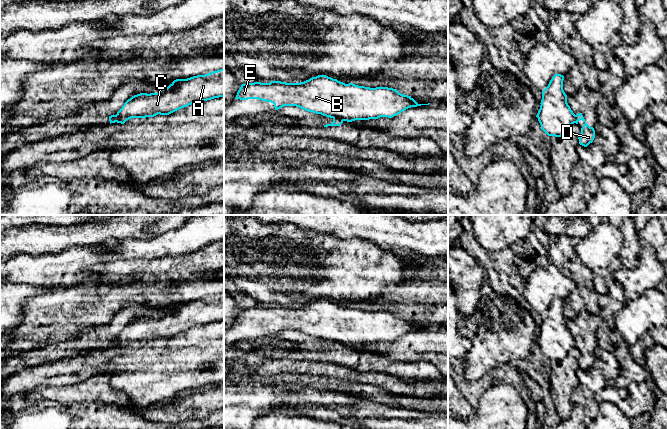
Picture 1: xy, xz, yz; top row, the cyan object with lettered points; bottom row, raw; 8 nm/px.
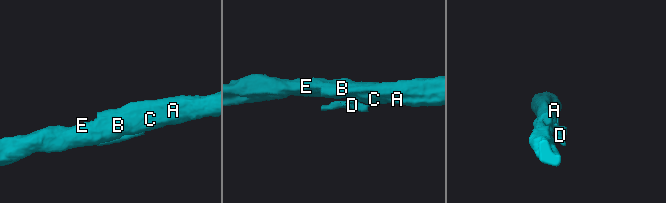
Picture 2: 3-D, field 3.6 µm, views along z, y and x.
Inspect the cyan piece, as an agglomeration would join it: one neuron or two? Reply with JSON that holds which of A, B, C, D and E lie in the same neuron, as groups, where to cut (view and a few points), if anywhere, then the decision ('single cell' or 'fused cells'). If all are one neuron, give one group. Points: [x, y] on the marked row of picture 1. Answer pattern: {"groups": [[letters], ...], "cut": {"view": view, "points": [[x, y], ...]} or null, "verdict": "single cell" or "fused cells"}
{"groups": [["A", "B", "C", "E"], ["D"]], "cut": {"view": "xz", "points": [[333, 117], [338, 117], [342, 121]]}, "verdict": "fused cells"}

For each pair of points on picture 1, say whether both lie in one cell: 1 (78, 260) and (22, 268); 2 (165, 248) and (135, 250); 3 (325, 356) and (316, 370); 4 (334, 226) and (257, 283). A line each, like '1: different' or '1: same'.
1: same
2: same
3: different
4: different

